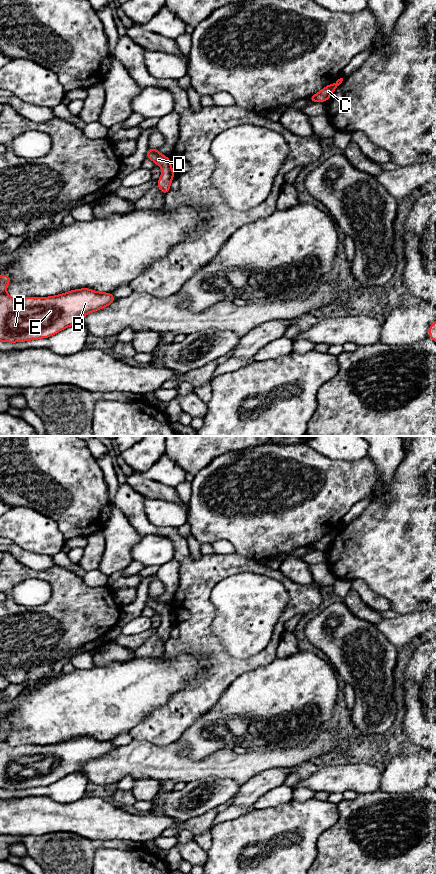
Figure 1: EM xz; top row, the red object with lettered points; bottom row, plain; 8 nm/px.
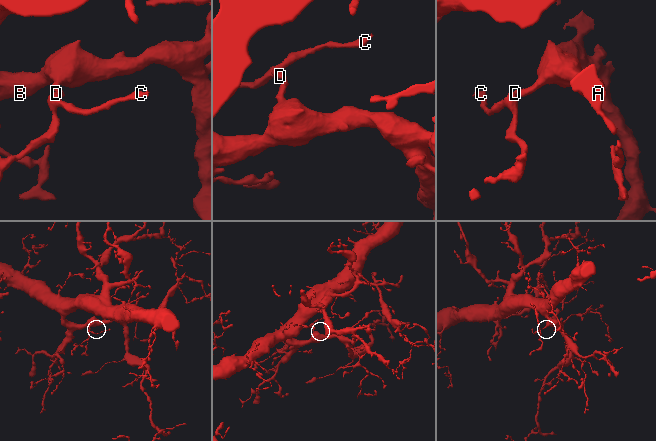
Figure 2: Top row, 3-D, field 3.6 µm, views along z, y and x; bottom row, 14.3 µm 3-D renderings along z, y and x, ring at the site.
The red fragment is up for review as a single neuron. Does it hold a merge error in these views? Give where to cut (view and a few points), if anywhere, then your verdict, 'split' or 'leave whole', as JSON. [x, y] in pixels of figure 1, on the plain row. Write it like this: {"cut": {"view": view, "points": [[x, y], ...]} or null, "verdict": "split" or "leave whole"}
{"cut": null, "verdict": "leave whole"}

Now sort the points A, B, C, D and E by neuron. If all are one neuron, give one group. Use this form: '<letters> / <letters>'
A B C D E

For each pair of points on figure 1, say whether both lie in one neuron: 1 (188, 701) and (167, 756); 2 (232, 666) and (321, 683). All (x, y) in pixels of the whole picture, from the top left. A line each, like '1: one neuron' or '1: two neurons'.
1: two neurons
2: two neurons

